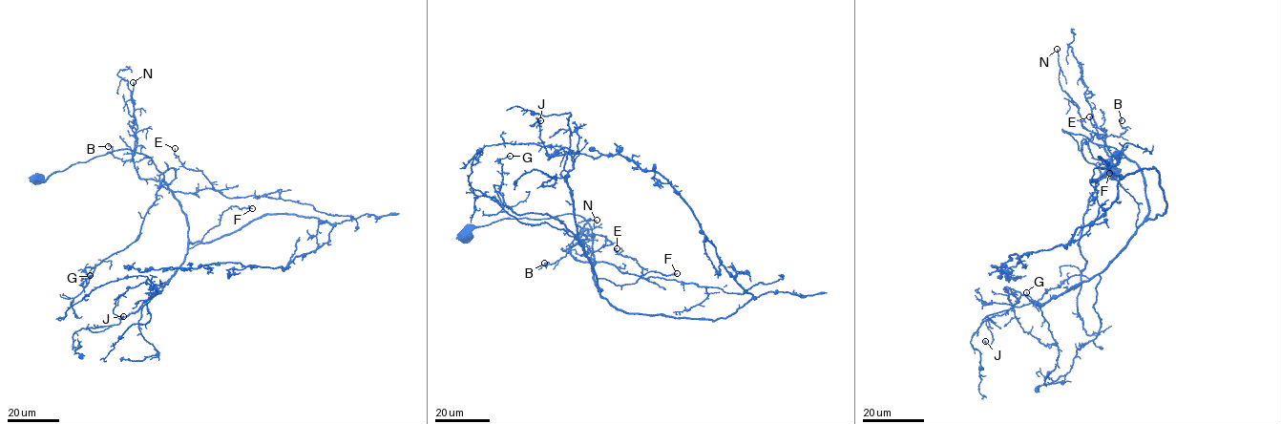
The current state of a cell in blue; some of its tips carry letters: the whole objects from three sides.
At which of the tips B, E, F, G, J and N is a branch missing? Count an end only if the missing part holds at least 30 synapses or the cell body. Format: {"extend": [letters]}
{"extend": []}

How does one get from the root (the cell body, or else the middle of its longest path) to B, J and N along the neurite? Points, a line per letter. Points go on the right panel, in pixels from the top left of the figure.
B: (1111, 172), (1103, 176), (1061, 129), (1114, 147), (1115, 155), (1110, 156), (1105, 137), (1124, 133), (1122, 120)
J: (1111, 172), (1061, 129), (1133, 160), (1148, 214), (1086, 281), (1041, 304), (1011, 289), (985, 341)
N: (1111, 172), (1103, 176), (1061, 129), (1115, 155), (1061, 89), (1057, 49)

